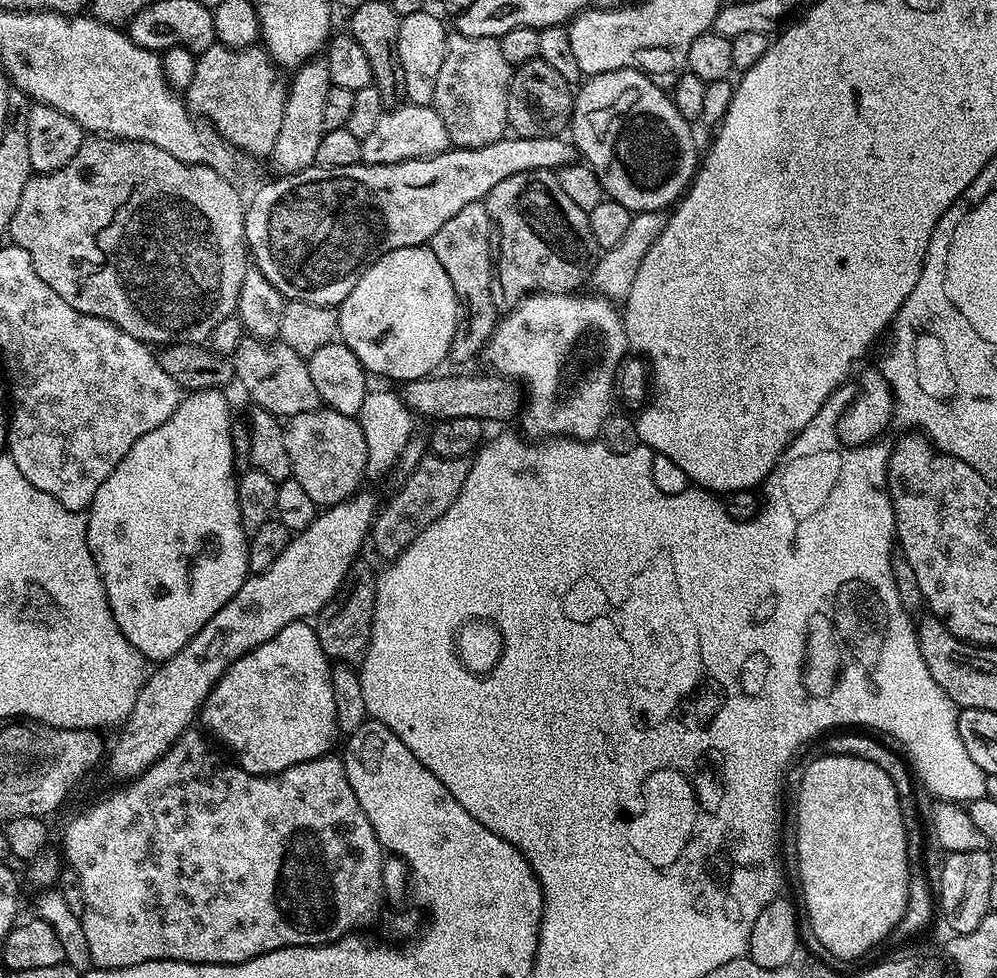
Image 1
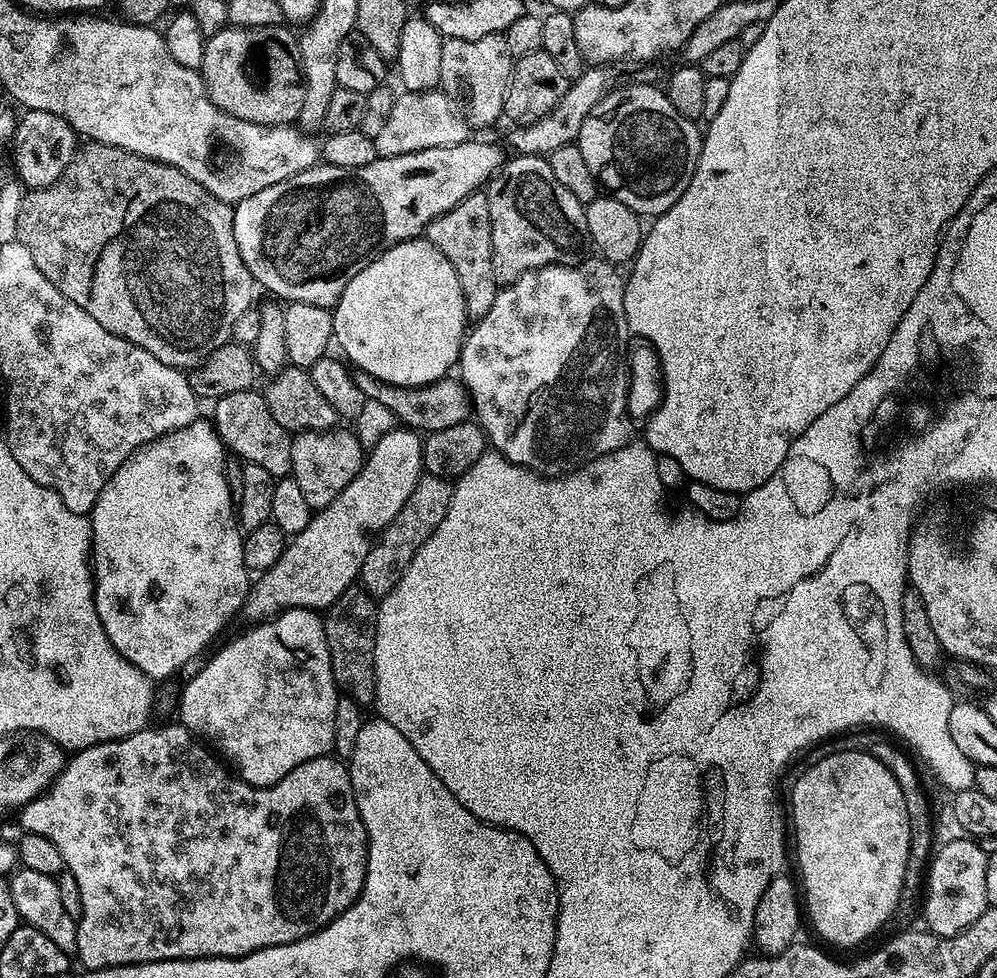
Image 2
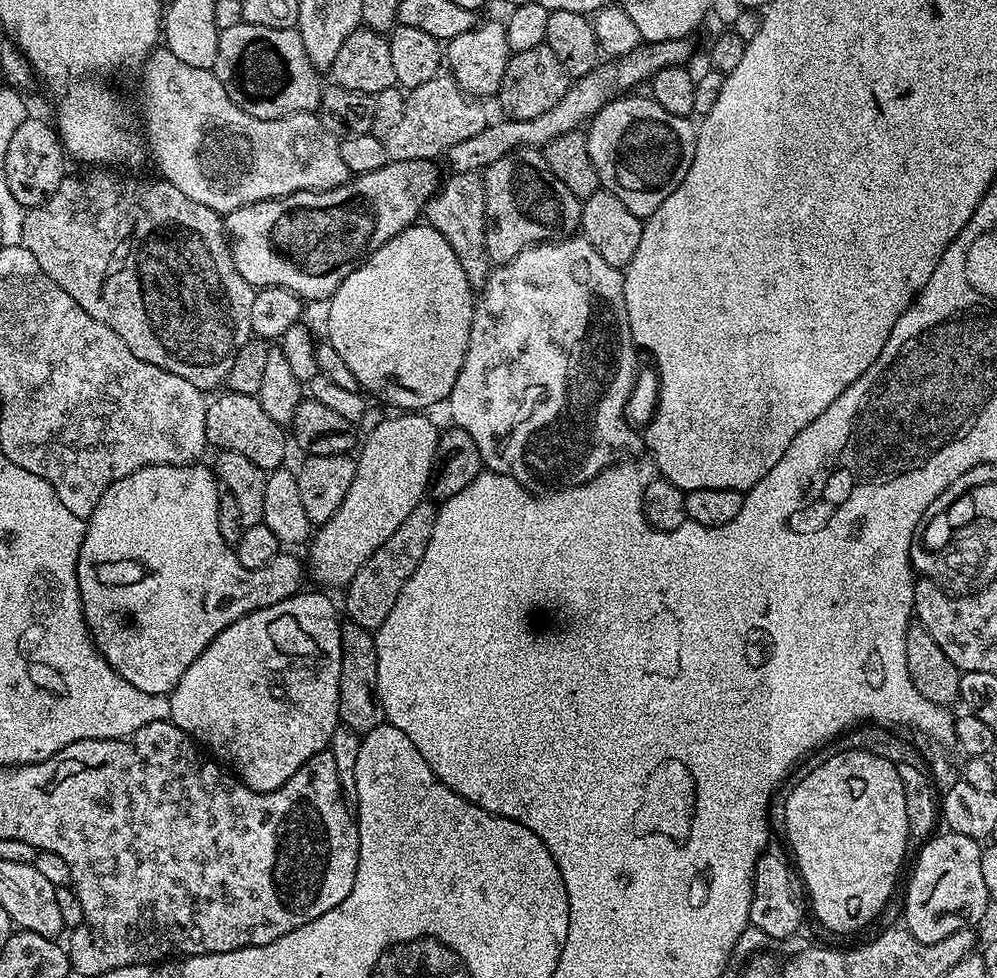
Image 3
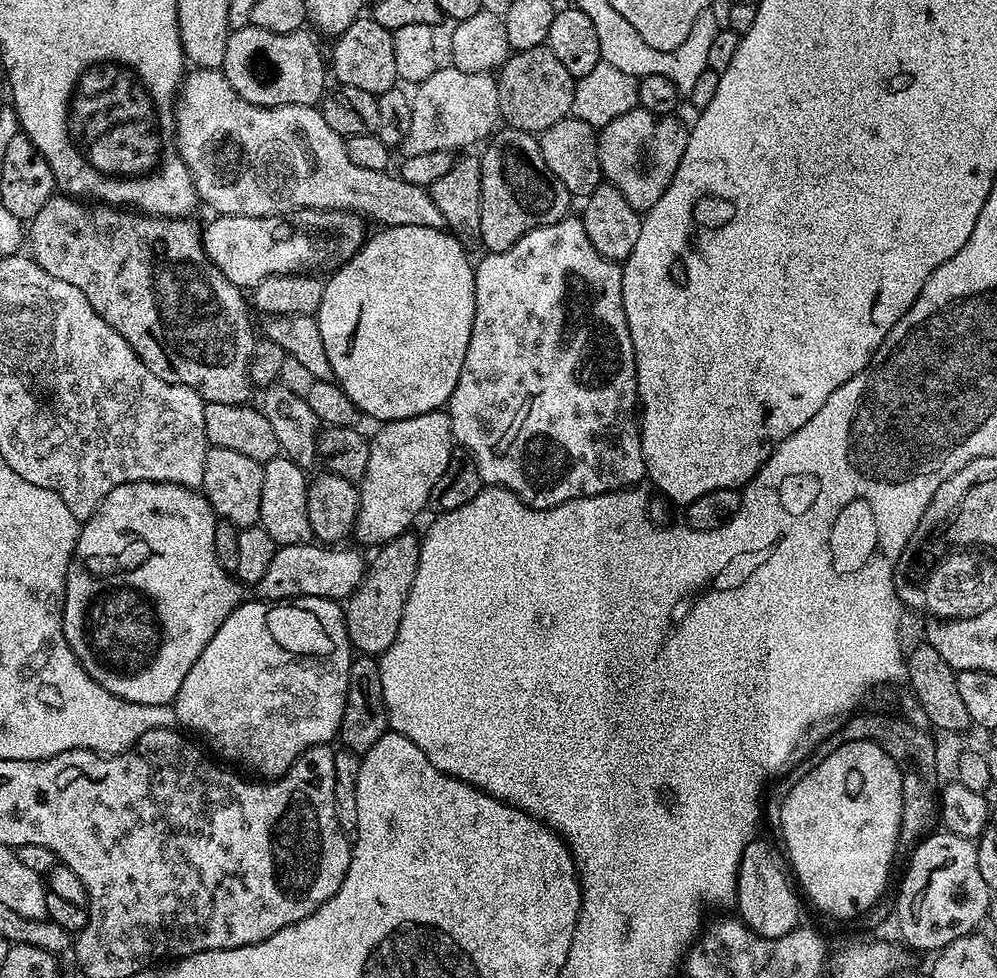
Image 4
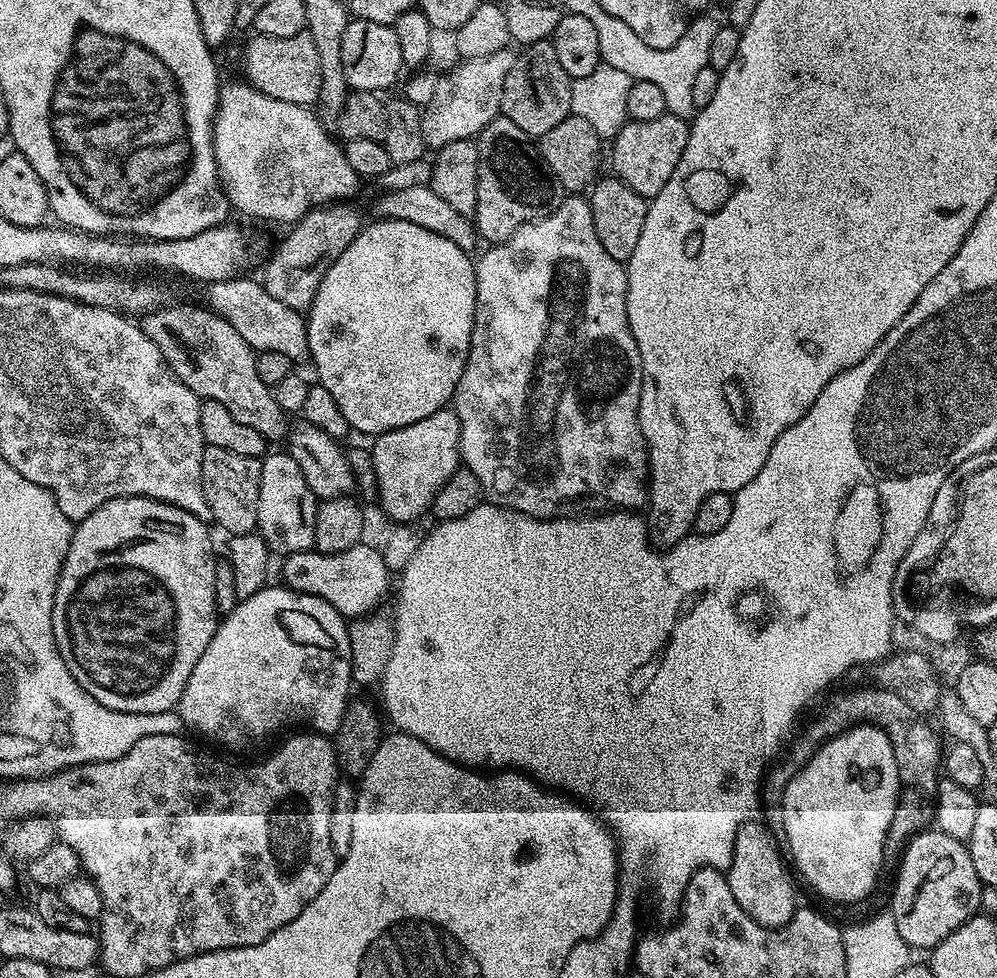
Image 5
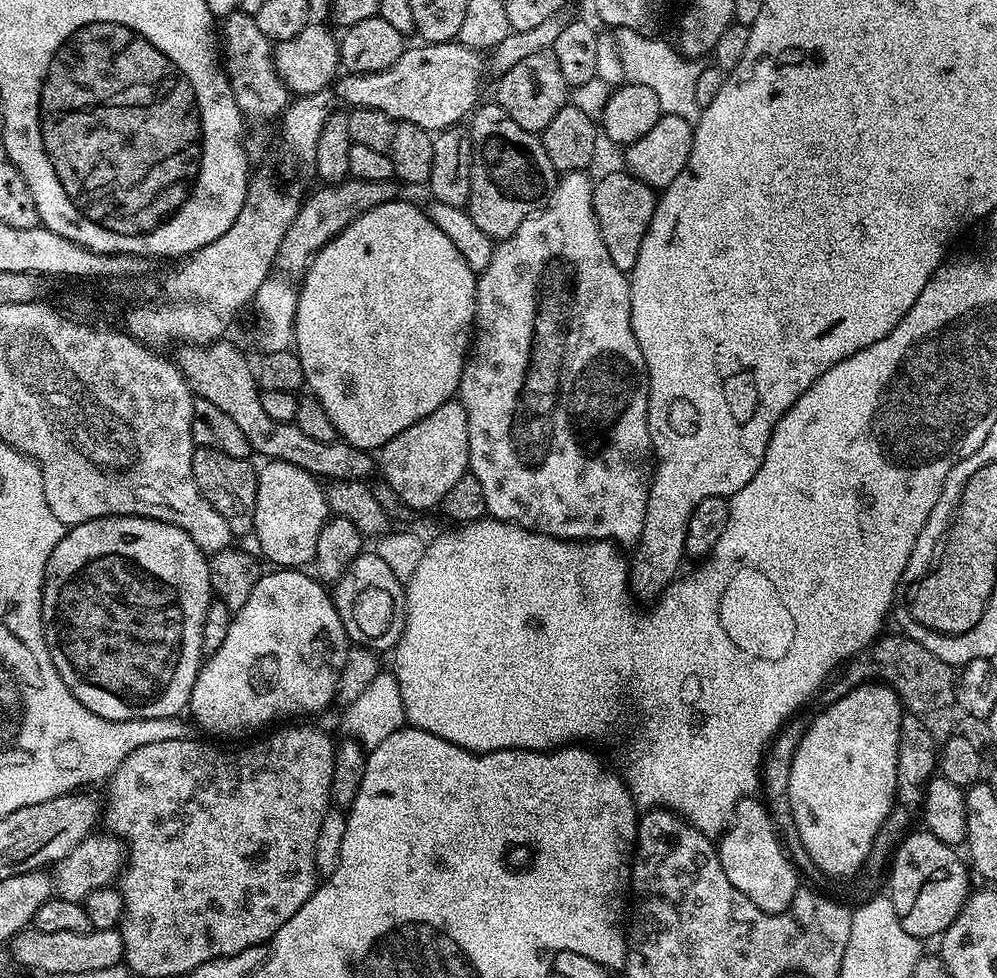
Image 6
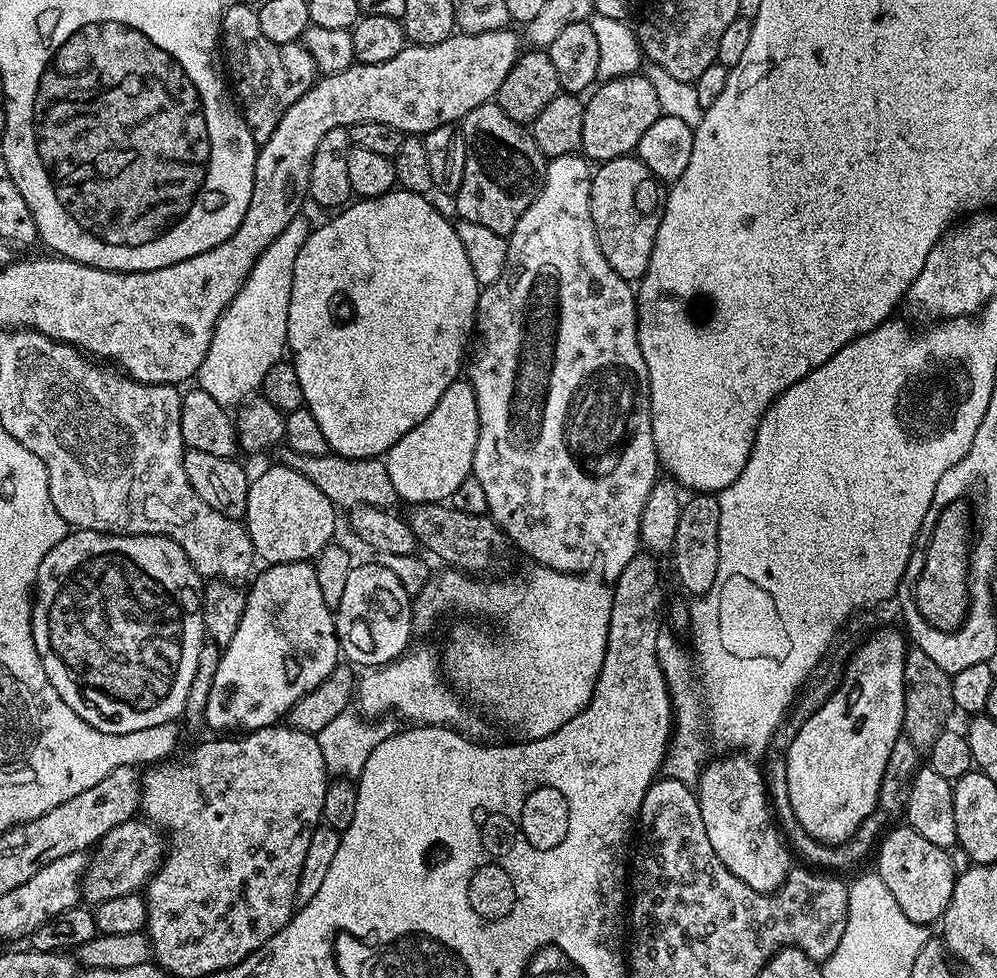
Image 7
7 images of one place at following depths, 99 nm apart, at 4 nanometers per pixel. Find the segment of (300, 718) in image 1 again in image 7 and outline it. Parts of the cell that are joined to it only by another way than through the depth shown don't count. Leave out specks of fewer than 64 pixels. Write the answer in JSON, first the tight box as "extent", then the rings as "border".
{"extent":[204,560,342,734],"border":[[[299,560],[293,564],[274,564],[263,570],[265,572],[260,577],[257,575],[251,581],[252,589],[247,589],[248,601],[242,622],[238,622],[237,633],[223,649],[217,674],[214,675],[204,723],[216,734],[244,734],[279,725],[303,696],[330,678],[342,660],[334,612],[326,606],[326,602],[322,602],[322,589],[318,587],[315,567]]]}

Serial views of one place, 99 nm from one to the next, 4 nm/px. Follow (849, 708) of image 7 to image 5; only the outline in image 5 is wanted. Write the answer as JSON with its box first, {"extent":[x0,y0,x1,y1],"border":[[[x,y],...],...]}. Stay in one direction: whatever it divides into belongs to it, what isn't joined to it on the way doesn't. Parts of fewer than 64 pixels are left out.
{"extent":[784,722,902,904],"border":[[[872,722],[857,723],[855,727],[848,728],[845,732],[838,733],[831,739],[828,739],[806,762],[799,774],[789,782],[784,792],[784,814],[786,824],[786,835],[790,842],[790,860],[796,863],[795,871],[804,875],[804,880],[820,896],[825,896],[828,902],[837,904],[854,903],[856,900],[862,900],[870,895],[877,887],[876,879],[880,876],[880,867],[886,864],[884,858],[884,843],[887,840],[887,832],[890,830],[890,822],[894,822],[894,810],[900,797],[902,785],[898,774],[898,762],[895,761],[894,749],[891,746],[890,738],[884,730]]]}

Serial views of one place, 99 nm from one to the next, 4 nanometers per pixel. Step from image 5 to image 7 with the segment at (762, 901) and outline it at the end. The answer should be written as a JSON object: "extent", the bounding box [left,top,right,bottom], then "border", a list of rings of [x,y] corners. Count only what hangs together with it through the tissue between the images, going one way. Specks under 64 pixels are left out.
{"extent":[698,754,790,892],"border":[[[744,754],[725,756],[728,756],[725,760],[709,759],[698,781],[706,835],[710,838],[710,846],[714,846],[714,854],[722,858],[722,866],[726,866],[734,878],[742,878],[750,890],[773,892],[788,879],[790,848],[774,819],[761,765]]]}

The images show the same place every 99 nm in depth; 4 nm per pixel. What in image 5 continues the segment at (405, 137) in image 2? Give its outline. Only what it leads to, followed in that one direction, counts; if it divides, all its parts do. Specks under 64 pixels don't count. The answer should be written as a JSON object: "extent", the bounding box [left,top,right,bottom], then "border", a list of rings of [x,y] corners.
{"extent":[420,47,516,150],"border":[[[511,47],[486,54],[486,58],[470,58],[449,74],[437,87],[435,96],[421,111],[420,126],[422,138],[429,149],[435,150],[448,146],[450,142],[470,140],[480,135],[480,131],[491,120],[501,115],[502,86],[506,83],[506,74],[514,66],[516,52]]]}

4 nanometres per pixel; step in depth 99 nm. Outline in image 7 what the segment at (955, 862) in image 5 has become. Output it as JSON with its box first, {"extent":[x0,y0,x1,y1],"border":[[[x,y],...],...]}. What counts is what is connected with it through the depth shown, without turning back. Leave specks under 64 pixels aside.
{"extent":[874,827,956,926],"border":[[[910,827],[895,828],[879,841],[878,851],[874,856],[875,875],[880,876],[882,882],[886,882],[886,890],[894,894],[898,906],[902,906],[902,914],[906,914],[910,922],[932,926],[935,920],[937,923],[943,917],[954,894],[956,871],[954,866],[950,866],[950,858],[945,849],[934,846],[934,842],[926,842],[922,834]]]}

